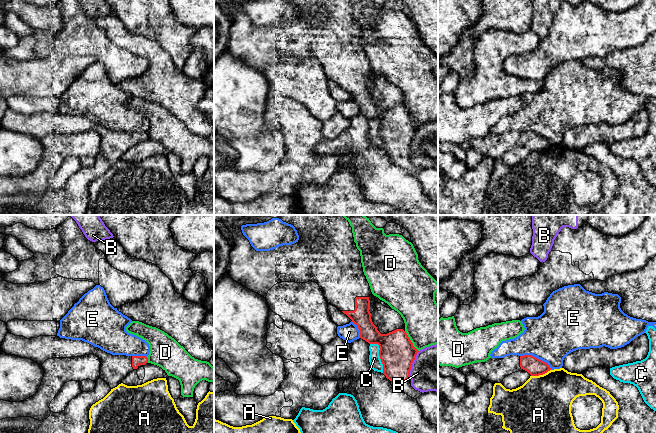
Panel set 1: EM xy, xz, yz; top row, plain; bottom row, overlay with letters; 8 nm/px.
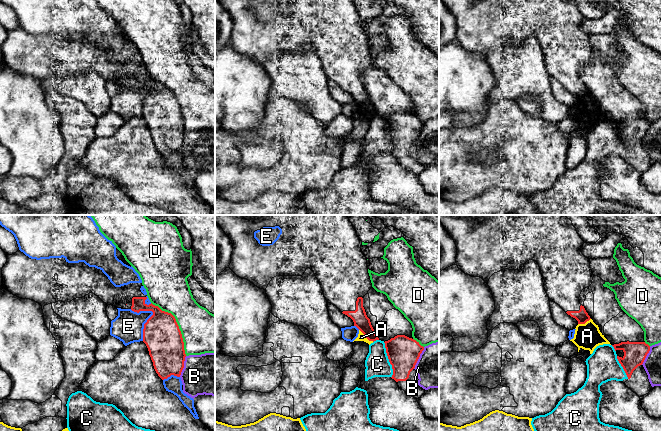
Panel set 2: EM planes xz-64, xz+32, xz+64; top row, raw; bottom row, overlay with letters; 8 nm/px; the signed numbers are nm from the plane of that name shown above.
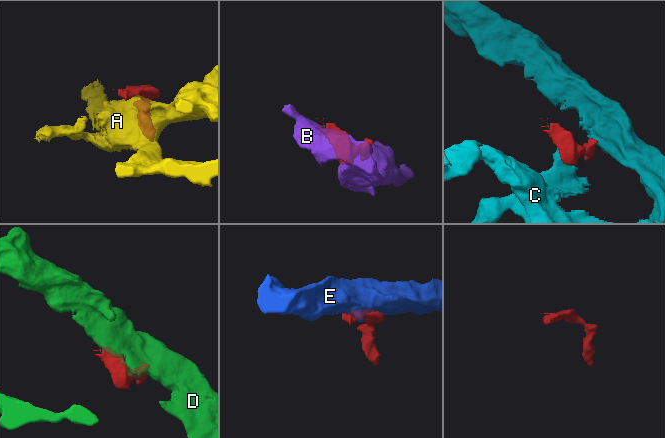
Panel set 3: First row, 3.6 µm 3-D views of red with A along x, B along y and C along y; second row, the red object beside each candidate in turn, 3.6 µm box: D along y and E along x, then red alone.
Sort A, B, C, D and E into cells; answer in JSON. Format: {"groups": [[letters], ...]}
{"groups": [["A"], ["B"], ["C"], ["D"], ["E"]]}

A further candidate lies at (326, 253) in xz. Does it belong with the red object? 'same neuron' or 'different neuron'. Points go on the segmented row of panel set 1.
same neuron

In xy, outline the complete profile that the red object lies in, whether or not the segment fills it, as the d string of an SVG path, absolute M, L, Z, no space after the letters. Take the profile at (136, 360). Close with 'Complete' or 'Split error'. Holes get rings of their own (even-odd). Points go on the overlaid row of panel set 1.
M7 333L1 344L1 351L21 358L28 358L42 365L52 358L71 358L94 354L99 357L100 378L111 389L134 369L148 363L146 356L112 355L82 340L71 340L59 336L39 336L27 339Z. Split error

